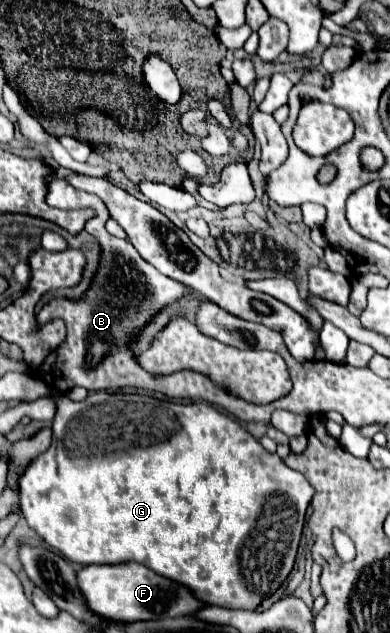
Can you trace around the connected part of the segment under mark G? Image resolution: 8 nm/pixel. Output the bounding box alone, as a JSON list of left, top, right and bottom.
[20,392,314,610]

